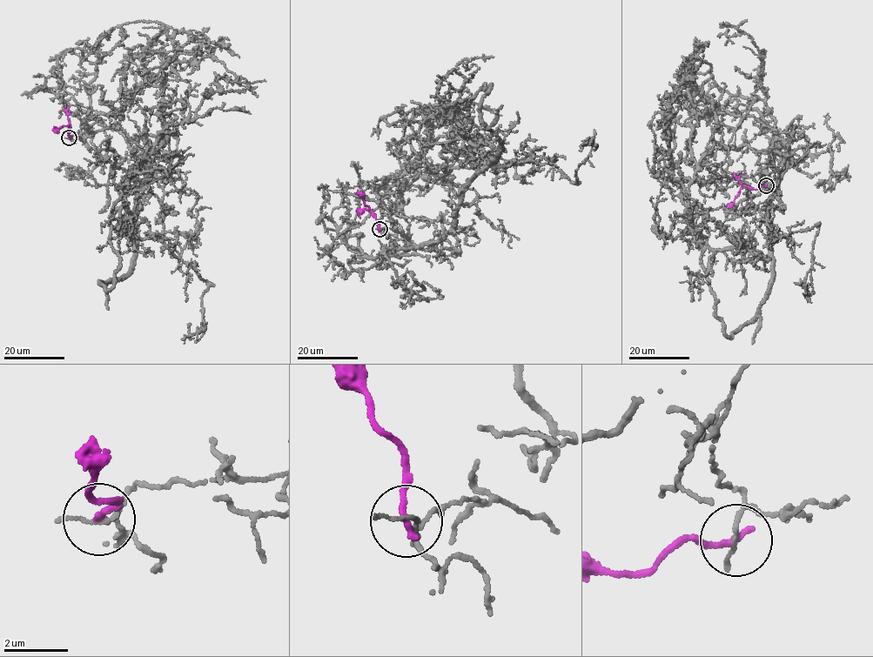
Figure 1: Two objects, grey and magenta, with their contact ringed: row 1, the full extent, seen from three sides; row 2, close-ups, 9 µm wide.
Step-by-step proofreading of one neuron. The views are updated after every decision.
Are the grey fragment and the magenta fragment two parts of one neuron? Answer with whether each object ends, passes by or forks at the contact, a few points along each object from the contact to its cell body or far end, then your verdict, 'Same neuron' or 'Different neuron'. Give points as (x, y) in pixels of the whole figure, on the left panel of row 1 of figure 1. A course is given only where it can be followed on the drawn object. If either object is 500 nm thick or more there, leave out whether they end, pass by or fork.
At the ring grey passes by. At the ring magenta ends. Course of grey: (69, 137), (119, 123), (130, 56), (165, 83), (165, 144), (146, 156), (144, 111), (120, 96), (118, 70). Course of magenta: (69, 137), (69, 125), (58, 130), (54, 127). Different neuron

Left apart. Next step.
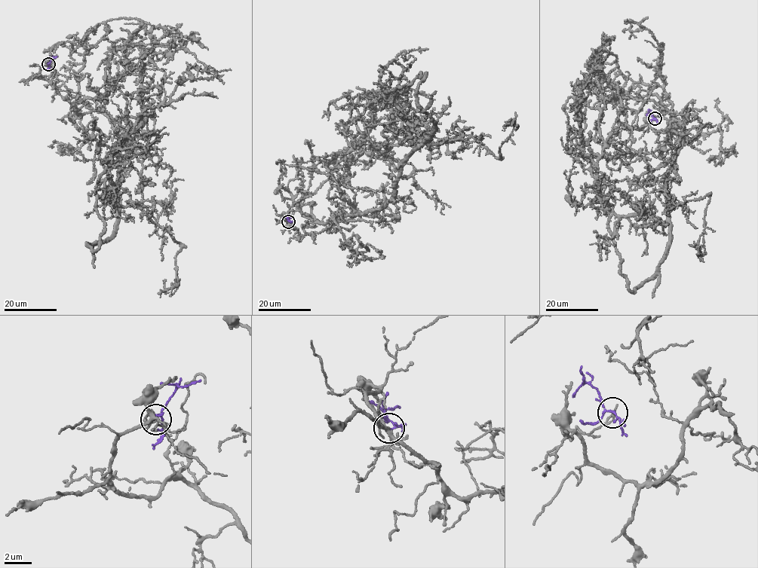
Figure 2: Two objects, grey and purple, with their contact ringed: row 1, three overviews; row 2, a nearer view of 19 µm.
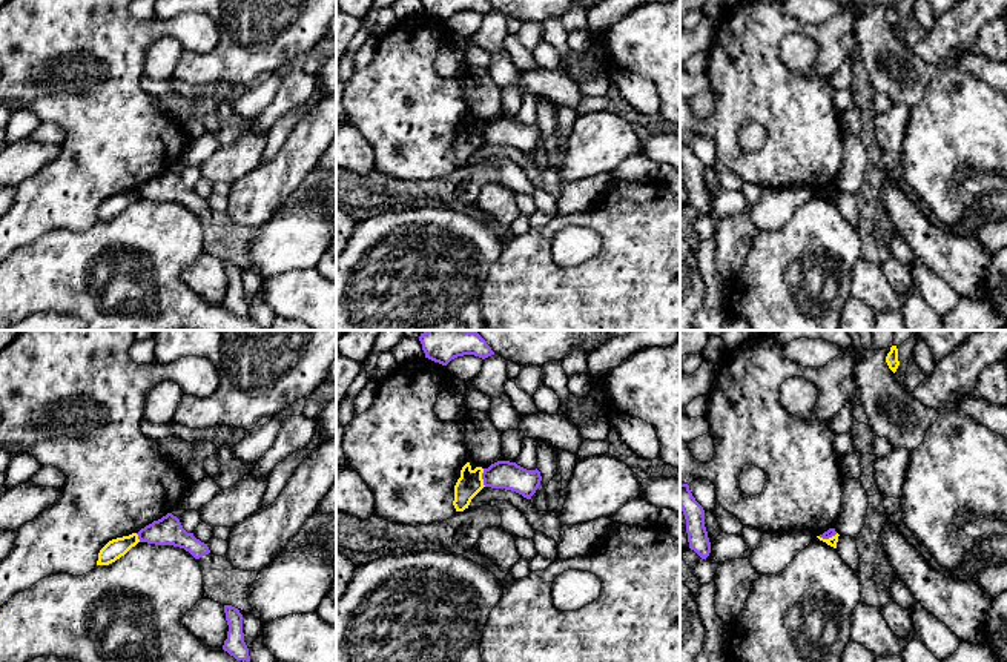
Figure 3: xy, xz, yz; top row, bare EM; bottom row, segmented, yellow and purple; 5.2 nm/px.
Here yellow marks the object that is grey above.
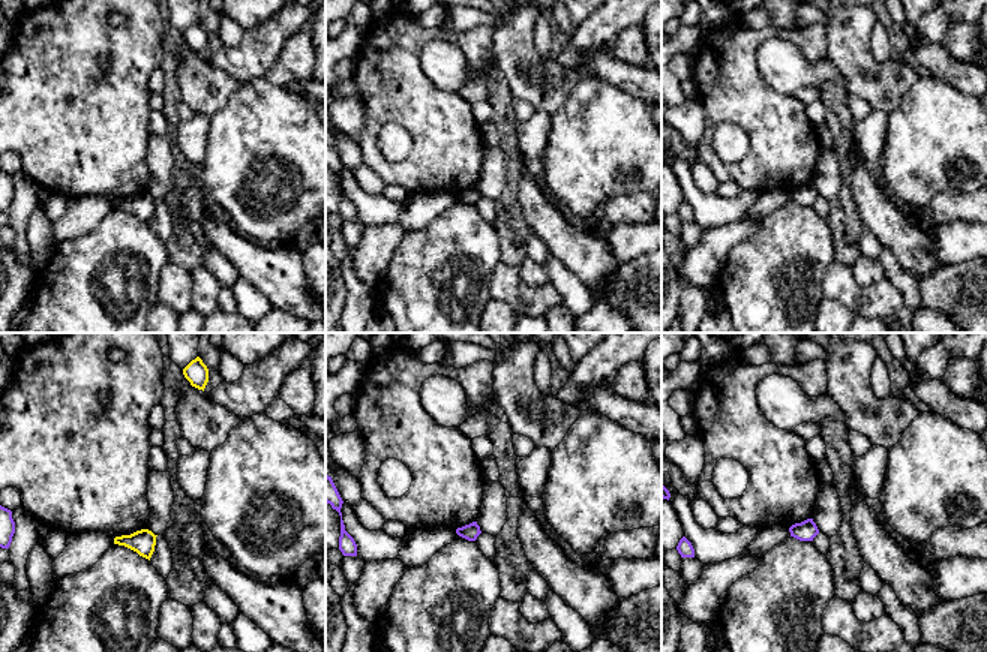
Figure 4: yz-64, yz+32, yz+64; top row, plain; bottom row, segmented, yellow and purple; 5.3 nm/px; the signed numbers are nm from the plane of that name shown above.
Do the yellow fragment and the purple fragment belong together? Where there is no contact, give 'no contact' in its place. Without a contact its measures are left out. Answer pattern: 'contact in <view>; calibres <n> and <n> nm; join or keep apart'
contact in xz; calibres 130 and 150 nm; keep apart

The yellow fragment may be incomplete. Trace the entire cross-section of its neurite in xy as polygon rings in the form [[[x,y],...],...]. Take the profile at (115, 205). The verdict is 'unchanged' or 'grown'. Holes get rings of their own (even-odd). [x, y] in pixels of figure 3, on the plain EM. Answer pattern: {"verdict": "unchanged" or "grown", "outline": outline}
{"verdict": "unchanged", "outline": [[[138,190],[117,194],[109,197],[98,209],[97,221],[109,221],[124,212],[132,203],[140,198]]]}

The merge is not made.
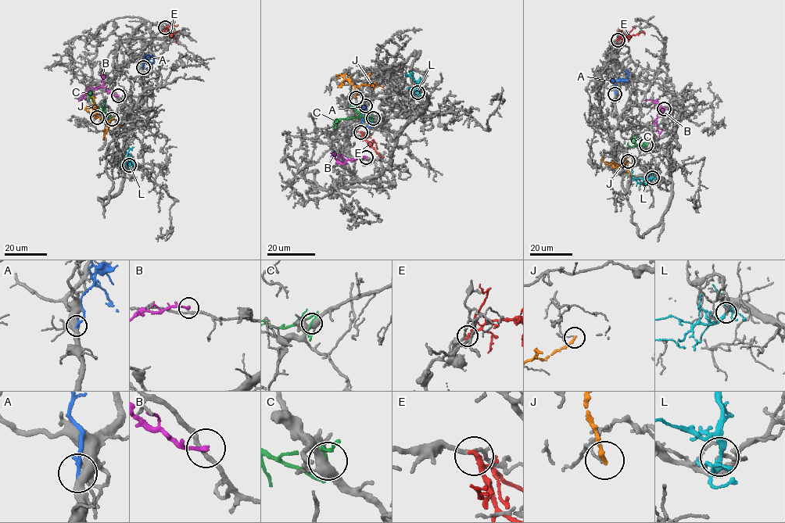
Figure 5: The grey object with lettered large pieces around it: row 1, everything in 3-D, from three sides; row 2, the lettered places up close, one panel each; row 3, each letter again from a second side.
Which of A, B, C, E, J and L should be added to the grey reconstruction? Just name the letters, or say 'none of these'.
none of these

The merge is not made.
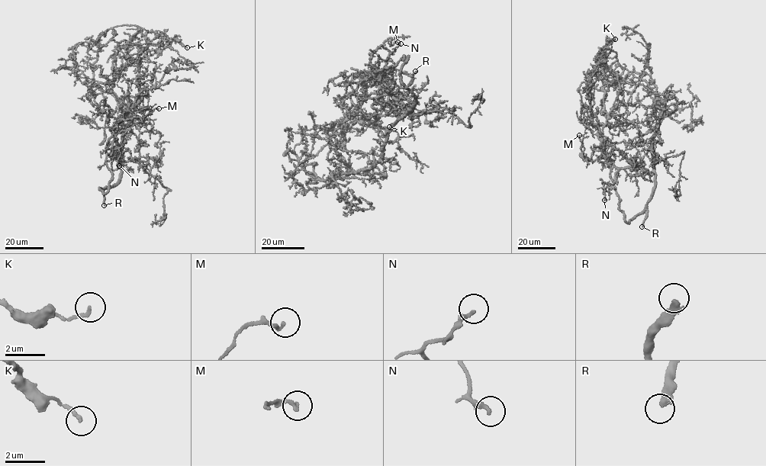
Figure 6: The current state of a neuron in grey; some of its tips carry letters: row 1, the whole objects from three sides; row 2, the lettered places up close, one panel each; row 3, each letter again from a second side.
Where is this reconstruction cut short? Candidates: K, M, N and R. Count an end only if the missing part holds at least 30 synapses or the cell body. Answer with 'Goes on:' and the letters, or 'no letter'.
Goes on: R

